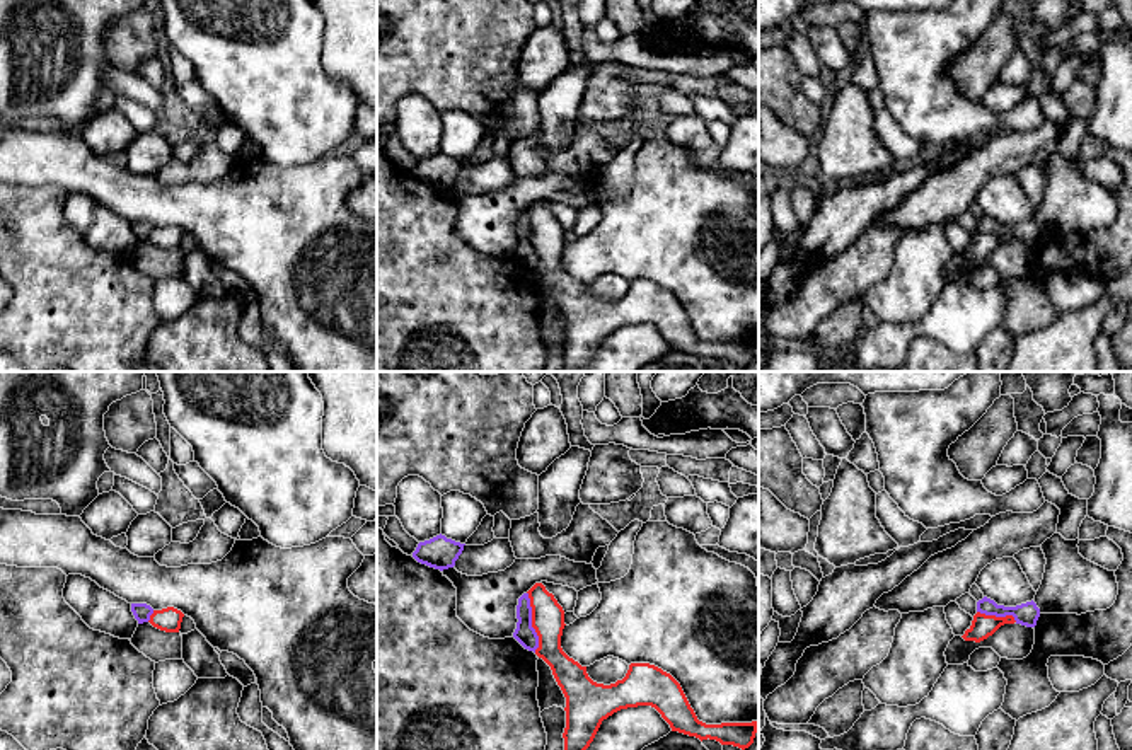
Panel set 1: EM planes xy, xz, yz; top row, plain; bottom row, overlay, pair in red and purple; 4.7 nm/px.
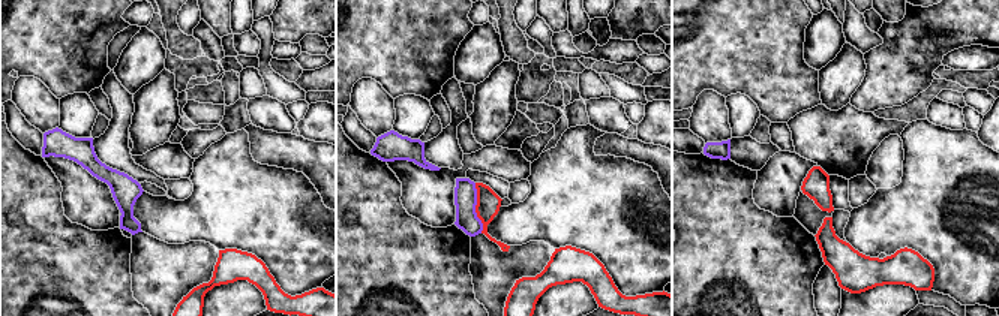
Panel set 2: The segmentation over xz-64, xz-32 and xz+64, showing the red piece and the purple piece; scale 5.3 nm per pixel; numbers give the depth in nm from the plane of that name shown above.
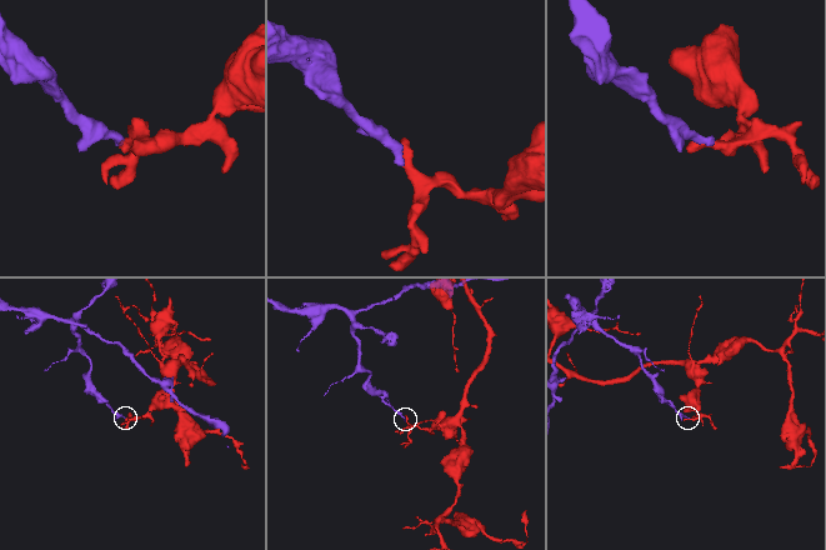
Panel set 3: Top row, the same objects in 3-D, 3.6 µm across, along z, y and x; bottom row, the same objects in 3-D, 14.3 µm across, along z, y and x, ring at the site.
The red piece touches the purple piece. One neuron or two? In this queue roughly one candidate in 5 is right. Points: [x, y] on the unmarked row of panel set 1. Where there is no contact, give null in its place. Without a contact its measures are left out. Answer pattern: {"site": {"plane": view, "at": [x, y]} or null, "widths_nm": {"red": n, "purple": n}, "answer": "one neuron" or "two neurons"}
{"site": {"plane": "xz", "at": [532, 241]}, "widths_nm": {"red": 160, "purple": 100}, "answer": "two neurons"}

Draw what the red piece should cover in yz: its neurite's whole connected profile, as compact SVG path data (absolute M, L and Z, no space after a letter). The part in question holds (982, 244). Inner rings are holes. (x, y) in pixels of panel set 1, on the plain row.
M977 230L973 234L972 244L965 249L962 256L965 259L980 261L987 257L989 254L992 254L1001 244L1014 242L1014 240L1016 239L1013 234L996 235L996 234L985 234L985 232Z

